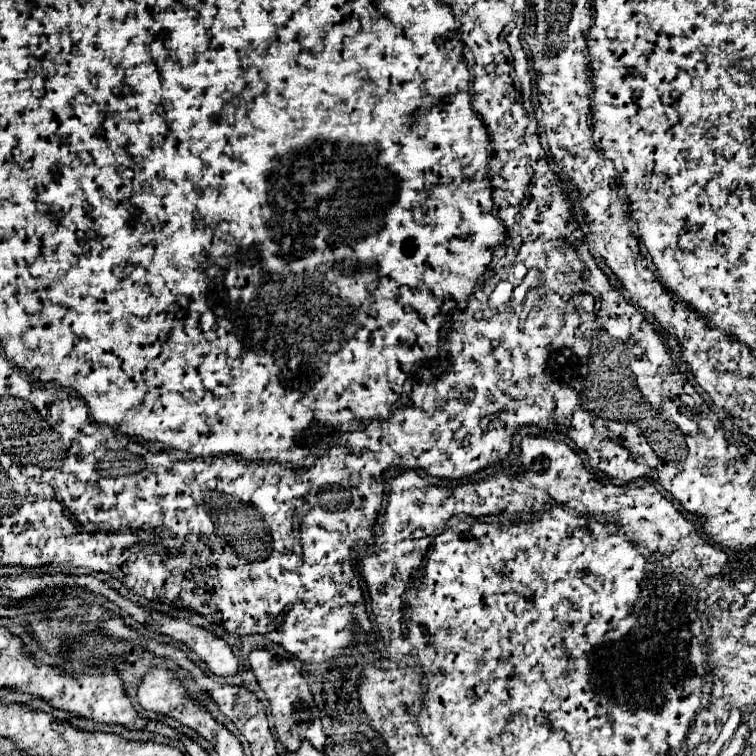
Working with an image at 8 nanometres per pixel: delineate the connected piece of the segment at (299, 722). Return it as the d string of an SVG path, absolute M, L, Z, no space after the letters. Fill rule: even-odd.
M252 651L250 653L250 667L258 679L260 689L264 691L266 699L270 701L270 709L272 709L272 717L274 717L274 729L276 729L280 743L286 747L286 751L300 749L302 741L310 741L310 745L314 745L314 749L324 751L326 735L322 731L320 713L316 709L316 703L314 703L314 697L310 693L308 683L304 681L300 671L292 665L292 661L288 661L288 659L276 661L266 651Z

